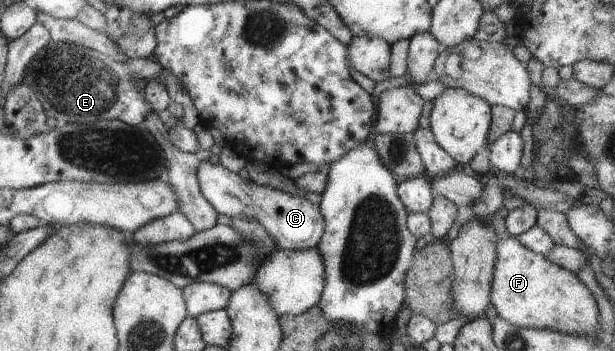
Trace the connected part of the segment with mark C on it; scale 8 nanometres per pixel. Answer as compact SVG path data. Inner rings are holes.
M208 161L198 167L197 177L201 193L211 203L217 213L231 218L247 218L260 223L274 239L276 247L284 250L308 250L315 247L322 238L325 220L319 206L303 195L293 195L289 191L262 186L253 180L242 179L239 174L230 172L223 166Z

